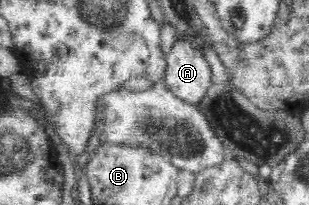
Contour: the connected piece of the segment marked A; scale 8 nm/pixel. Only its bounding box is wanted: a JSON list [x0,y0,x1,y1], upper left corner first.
[162,38,213,104]

